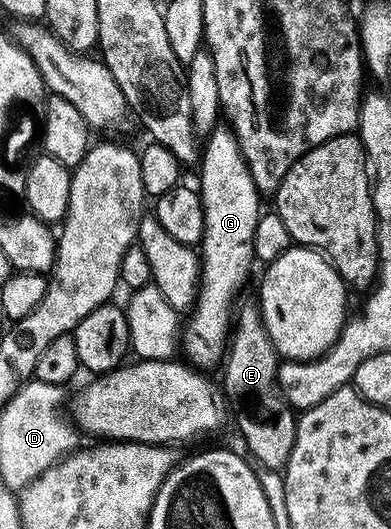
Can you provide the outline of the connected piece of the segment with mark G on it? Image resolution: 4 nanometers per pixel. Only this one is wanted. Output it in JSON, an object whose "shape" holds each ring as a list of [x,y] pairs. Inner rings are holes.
{"shape":[[[220,124],[207,138],[208,143],[205,146],[203,143],[202,157],[198,162],[198,193],[200,203],[204,205],[204,234],[198,243],[200,284],[196,301],[182,326],[183,357],[204,372],[215,366],[217,369],[225,357],[234,321],[234,303],[241,297],[240,289],[247,284],[248,273],[256,258],[254,228],[258,228],[262,213],[262,195],[250,176],[235,134],[227,125]]]}

